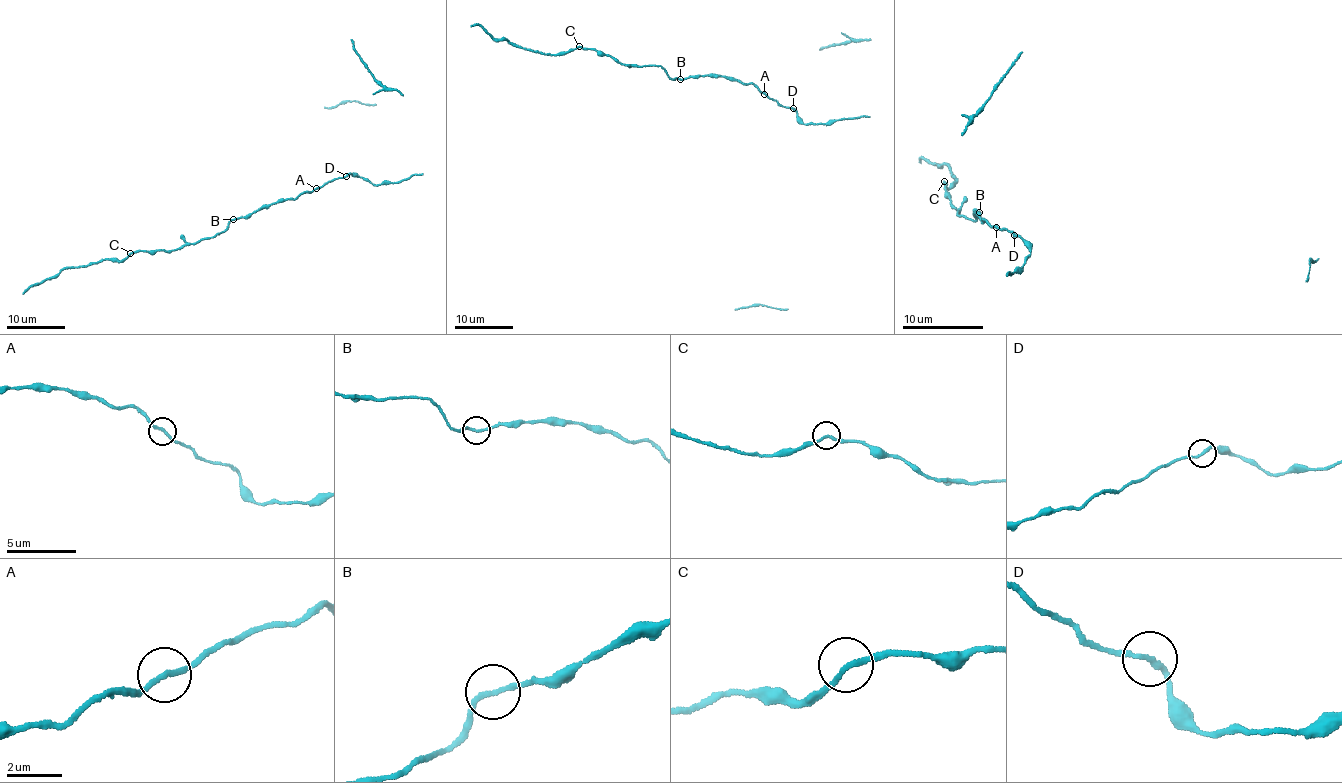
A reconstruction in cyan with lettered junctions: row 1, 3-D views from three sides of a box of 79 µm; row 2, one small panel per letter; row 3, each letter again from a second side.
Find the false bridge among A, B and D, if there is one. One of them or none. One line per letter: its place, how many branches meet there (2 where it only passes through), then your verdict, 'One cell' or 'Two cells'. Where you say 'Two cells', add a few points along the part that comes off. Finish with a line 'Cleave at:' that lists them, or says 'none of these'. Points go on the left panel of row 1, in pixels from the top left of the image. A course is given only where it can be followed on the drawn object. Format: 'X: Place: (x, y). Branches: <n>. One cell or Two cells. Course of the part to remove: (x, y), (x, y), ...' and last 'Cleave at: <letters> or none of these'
A: Place: (316, 188). Branches: 2. One cell
B: Place: (233, 219). Branches: 2. One cell
D: Place: (346, 176). Branches: 2. One cell
Cleave at: none of these

